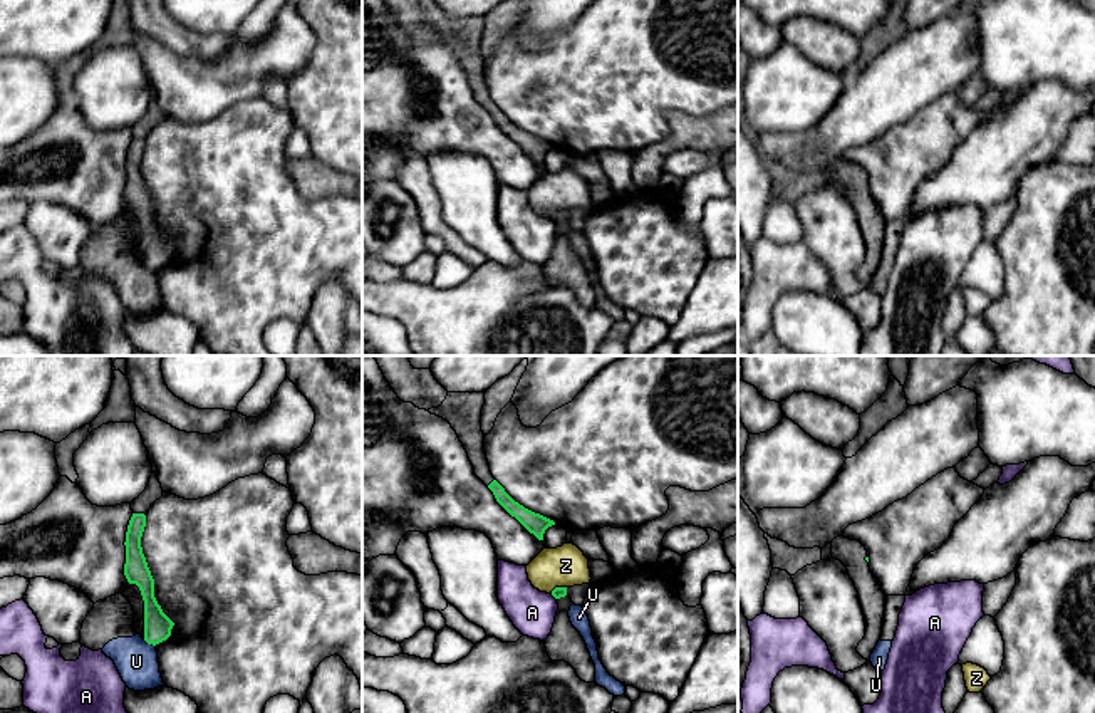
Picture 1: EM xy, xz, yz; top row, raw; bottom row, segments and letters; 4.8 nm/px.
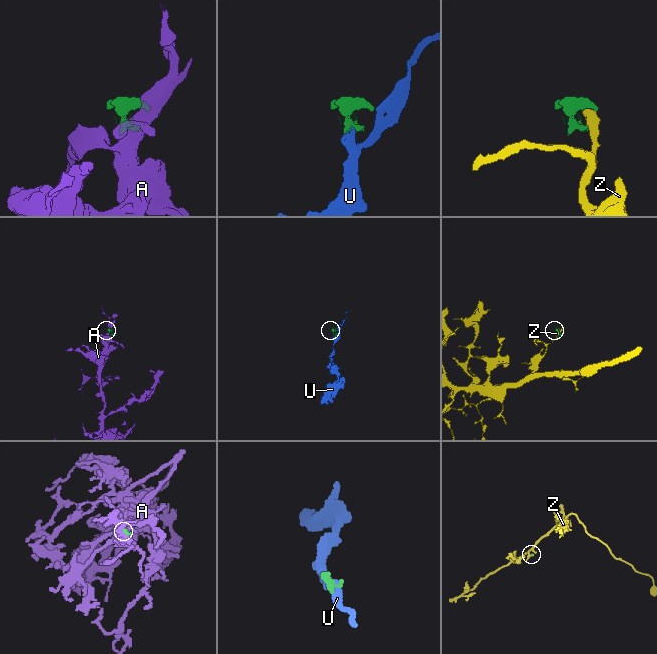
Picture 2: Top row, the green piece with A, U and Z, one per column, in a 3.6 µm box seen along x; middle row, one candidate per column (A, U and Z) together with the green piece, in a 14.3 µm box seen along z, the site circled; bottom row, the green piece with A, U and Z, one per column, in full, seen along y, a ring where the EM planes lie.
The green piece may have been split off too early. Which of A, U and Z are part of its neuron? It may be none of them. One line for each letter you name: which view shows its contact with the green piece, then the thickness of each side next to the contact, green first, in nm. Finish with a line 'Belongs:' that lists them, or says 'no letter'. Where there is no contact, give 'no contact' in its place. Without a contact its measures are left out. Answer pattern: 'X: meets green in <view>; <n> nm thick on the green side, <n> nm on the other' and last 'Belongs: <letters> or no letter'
Belongs: no letter

